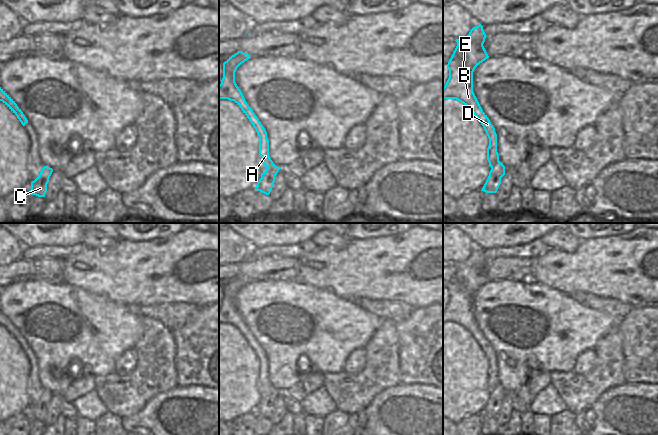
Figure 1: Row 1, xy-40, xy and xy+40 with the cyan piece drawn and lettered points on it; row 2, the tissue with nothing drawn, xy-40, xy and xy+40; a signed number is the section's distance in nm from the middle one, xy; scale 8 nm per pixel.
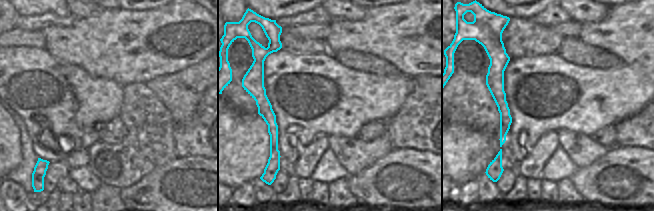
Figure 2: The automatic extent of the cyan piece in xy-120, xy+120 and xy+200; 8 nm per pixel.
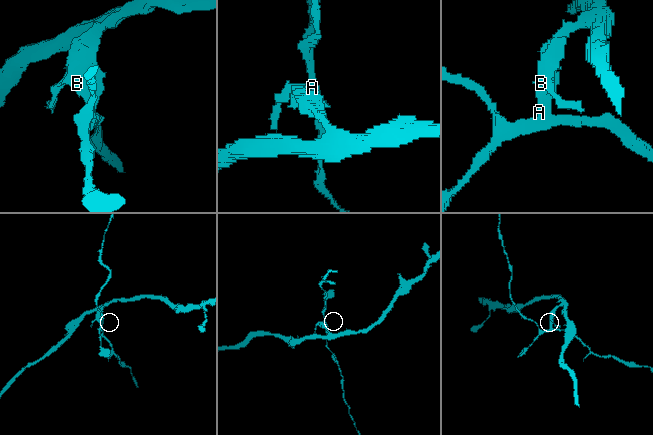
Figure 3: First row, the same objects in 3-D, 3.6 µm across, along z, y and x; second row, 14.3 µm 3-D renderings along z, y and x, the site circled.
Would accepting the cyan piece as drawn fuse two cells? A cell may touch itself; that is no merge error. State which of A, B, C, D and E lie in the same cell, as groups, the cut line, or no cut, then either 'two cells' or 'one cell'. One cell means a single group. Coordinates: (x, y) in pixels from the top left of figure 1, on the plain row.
A B D E / C | xy+40 (498, 384), (491, 391) | two cells

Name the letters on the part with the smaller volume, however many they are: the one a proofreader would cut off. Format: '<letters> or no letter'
C

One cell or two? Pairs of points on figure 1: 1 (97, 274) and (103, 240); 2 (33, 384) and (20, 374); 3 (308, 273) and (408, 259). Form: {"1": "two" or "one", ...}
{"1": "two", "2": "two", "3": "one"}

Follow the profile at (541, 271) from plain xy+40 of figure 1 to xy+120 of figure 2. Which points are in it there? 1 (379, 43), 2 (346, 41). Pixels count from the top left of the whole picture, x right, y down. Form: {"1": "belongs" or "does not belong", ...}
{"1": "belongs", "2": "belongs"}

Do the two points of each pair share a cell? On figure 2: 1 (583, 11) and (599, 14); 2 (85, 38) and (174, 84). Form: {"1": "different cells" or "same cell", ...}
{"1": "same cell", "2": "different cells"}

